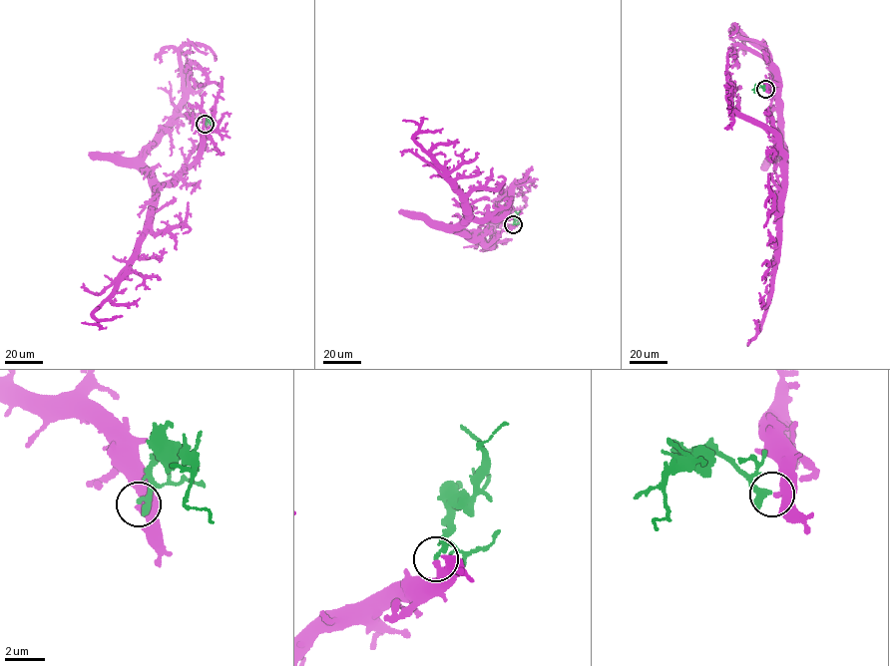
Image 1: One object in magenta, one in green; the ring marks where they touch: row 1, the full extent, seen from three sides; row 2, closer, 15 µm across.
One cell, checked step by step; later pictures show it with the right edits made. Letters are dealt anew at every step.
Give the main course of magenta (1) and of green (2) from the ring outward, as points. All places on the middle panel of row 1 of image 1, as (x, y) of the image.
1: (513, 224), (487, 244), (455, 228), (471, 218), (467, 218)
2: (513, 224), (520, 211)

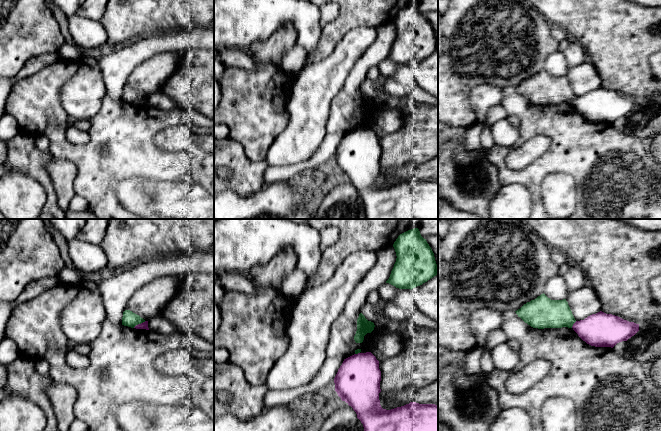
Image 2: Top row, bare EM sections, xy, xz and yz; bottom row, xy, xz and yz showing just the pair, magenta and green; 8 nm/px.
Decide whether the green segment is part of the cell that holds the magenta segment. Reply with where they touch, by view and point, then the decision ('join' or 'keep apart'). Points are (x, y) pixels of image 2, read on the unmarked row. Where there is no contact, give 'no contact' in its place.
meets magenta in xy at (139, 100); keep apart

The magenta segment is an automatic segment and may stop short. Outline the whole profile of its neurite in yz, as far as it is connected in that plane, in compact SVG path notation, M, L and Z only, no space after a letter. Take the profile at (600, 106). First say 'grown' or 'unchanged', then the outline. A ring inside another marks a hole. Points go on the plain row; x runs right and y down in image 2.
unchanged; M600 87L576 97L572 104L591 122L613 124L617 119L634 112L639 107L639 100Z

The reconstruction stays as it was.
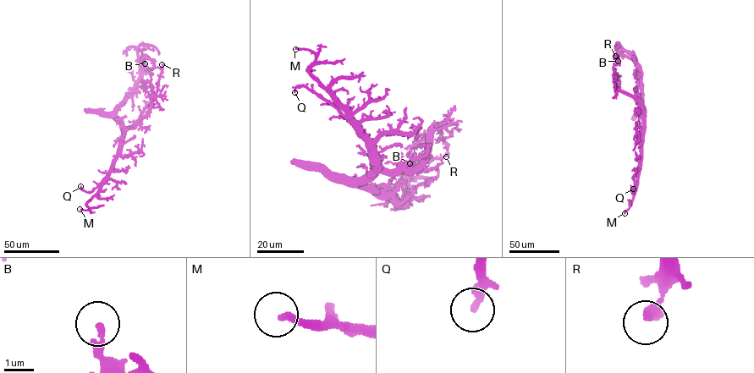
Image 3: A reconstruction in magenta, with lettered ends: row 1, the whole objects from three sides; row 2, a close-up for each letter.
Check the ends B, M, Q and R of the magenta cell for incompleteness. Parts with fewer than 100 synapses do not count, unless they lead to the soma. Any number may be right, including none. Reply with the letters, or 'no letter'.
no letter

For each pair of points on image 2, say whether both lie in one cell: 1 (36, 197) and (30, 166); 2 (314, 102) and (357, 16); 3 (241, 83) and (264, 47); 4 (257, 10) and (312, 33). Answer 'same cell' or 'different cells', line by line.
1: different cells
2: different cells
3: different cells
4: same cell

